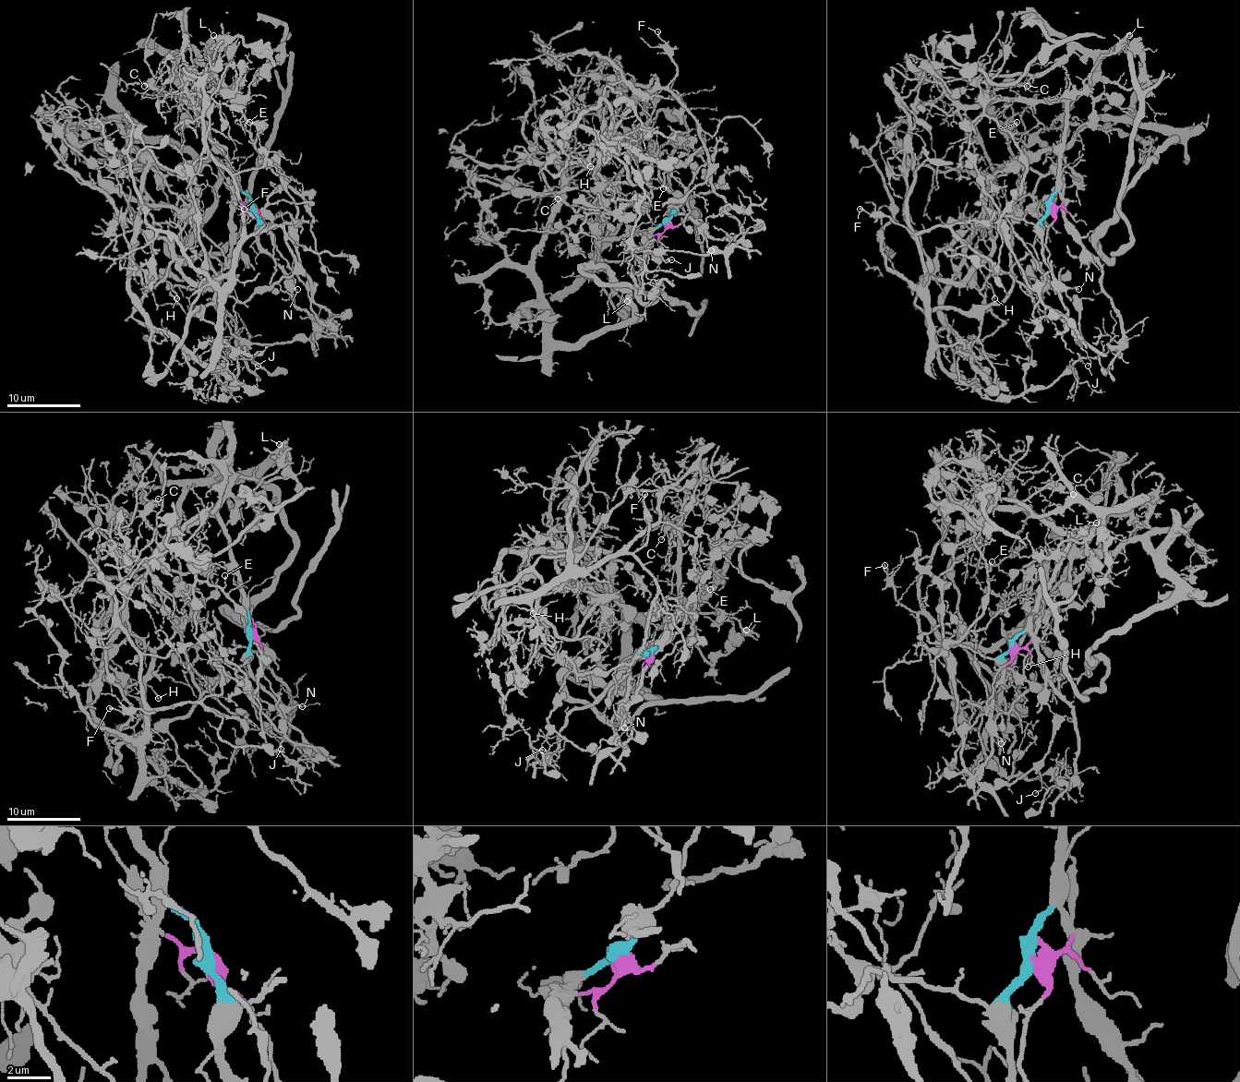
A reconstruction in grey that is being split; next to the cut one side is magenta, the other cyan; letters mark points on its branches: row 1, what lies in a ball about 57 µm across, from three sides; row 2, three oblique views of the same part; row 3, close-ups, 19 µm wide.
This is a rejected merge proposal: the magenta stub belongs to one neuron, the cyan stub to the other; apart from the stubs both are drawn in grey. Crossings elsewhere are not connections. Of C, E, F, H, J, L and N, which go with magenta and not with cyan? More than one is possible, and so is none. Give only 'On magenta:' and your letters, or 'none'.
On magenta: F, H, J

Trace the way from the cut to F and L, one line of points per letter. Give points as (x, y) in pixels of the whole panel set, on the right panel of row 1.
F: (1051, 206), (1051, 269), (1030, 285), (984, 189), (990, 182), (981, 198), (986, 224), (910, 234), (859, 208)
L: (1051, 208), (1065, 125), (1065, 106), (1089, 88), (1089, 75), (1104, 54), (1110, 54), (1130, 34)

